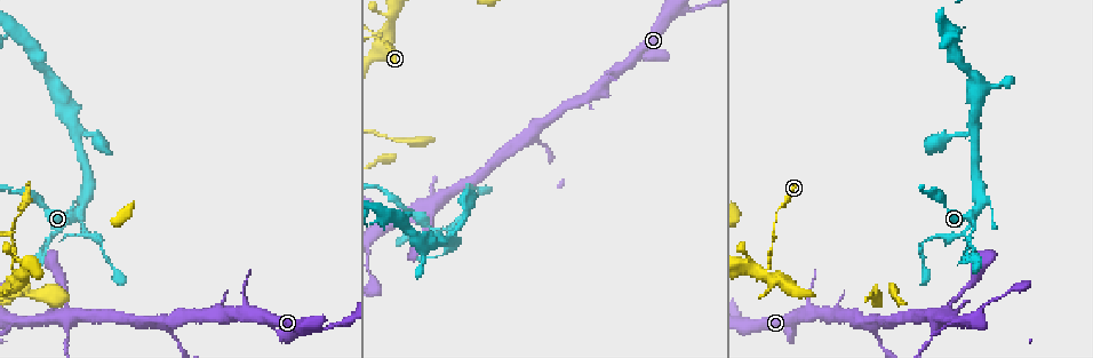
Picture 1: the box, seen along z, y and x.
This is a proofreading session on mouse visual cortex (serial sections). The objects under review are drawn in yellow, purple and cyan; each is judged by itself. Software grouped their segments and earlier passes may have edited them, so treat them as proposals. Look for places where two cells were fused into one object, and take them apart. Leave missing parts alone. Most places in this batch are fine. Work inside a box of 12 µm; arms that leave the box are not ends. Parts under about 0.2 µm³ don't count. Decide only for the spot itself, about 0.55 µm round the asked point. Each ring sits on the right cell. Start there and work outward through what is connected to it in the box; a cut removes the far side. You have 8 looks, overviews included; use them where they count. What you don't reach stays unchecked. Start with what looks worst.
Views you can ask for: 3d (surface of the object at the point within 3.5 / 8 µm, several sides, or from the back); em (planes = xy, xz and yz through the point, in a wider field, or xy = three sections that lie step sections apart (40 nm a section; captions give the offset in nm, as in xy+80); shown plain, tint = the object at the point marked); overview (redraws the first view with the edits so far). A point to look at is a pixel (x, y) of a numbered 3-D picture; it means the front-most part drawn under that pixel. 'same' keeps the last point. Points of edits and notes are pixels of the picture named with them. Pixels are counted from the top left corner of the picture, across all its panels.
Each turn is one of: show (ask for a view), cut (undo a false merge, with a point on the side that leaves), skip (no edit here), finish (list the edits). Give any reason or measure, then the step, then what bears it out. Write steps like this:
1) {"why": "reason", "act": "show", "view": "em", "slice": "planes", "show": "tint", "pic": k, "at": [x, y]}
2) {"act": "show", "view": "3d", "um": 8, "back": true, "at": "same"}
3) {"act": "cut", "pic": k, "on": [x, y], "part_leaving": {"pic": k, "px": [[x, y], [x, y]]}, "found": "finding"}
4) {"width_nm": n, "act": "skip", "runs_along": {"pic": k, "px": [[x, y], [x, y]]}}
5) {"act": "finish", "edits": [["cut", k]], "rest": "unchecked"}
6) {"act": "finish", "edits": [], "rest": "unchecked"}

{"why": "thin neck", "act": "show", "view": "3d", "um": 3.5, "back": true, "pic": 1, "at": [14, 227]}

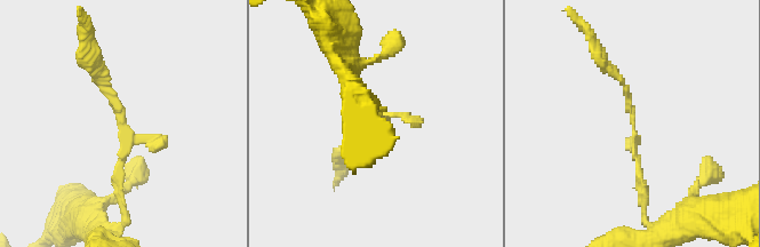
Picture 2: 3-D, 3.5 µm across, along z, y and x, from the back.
{"act": "show", "view": "em", "slice": "xy", "step": 1, "show": "tint", "pic": 2, "at": [632, 123]}

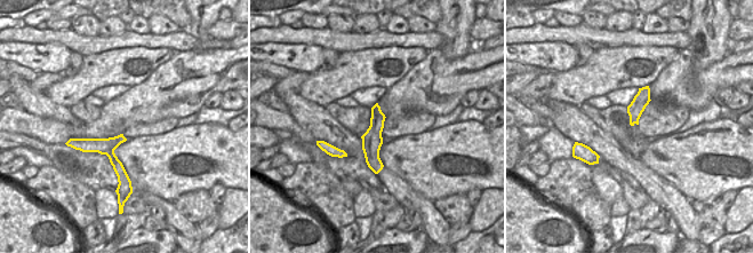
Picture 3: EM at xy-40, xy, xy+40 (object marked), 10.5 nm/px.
{"act": "skip", "found": "one cell here"}

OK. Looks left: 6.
{"why": "thick turns thin", "act": "show", "view": "em", "slice": "xy", "step": 5, "show": "tint", "pic": 1, "at": [979, 210]}

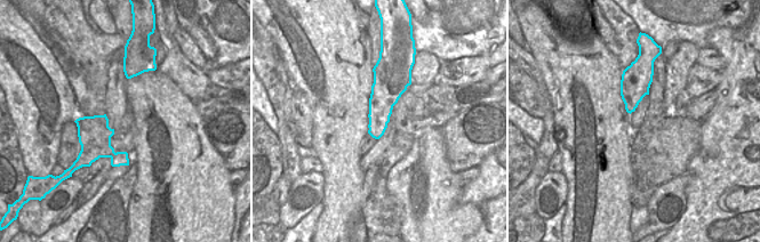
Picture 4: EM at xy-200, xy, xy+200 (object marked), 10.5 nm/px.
{"why": "wider look", "act": "show", "view": "3d", "um": 3.5, "at": "same"}

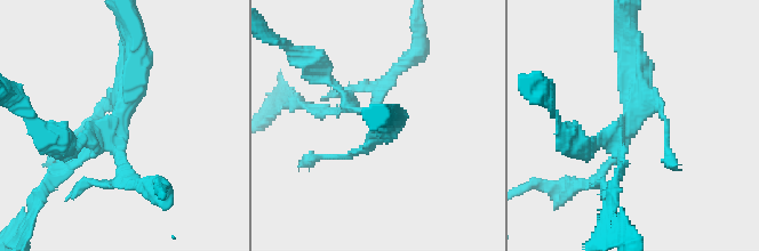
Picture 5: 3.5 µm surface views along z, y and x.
{"width_nm": 280, "act": "skip", "runs_along": {"pic": 5, "px": [[66, 144], [119, 127], [136, 53]]}, "found": "all the same cell"}

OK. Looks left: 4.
{"why": "thick turns thin", "act": "show", "view": "3d", "um": 8, "pic": 1, "at": [950, 30]}

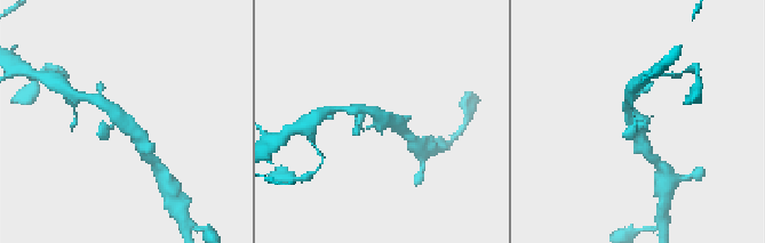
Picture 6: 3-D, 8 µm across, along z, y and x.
{"why": "zoom in", "act": "show", "view": "3d", "um": 3.5, "pic": 6, "at": [125, 123]}

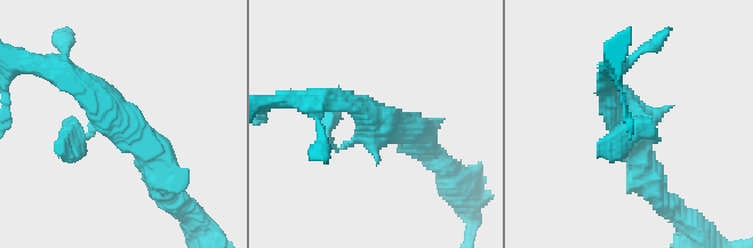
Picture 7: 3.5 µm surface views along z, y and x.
{"act": "show", "view": "em", "slice": "xy", "step": 5, "show": "tint", "pic": 7, "at": [378, 127]}

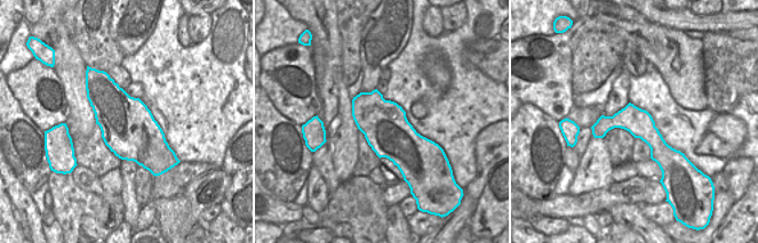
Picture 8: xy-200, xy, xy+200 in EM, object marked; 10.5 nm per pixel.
{"act": "skip", "runs_along": {"pic": 8, "px": [[595, 128], [635, 122], [667, 158]]}, "found": "one cell here"}

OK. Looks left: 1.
{"act": "finish", "edits": [], "rest": "unchecked"}

